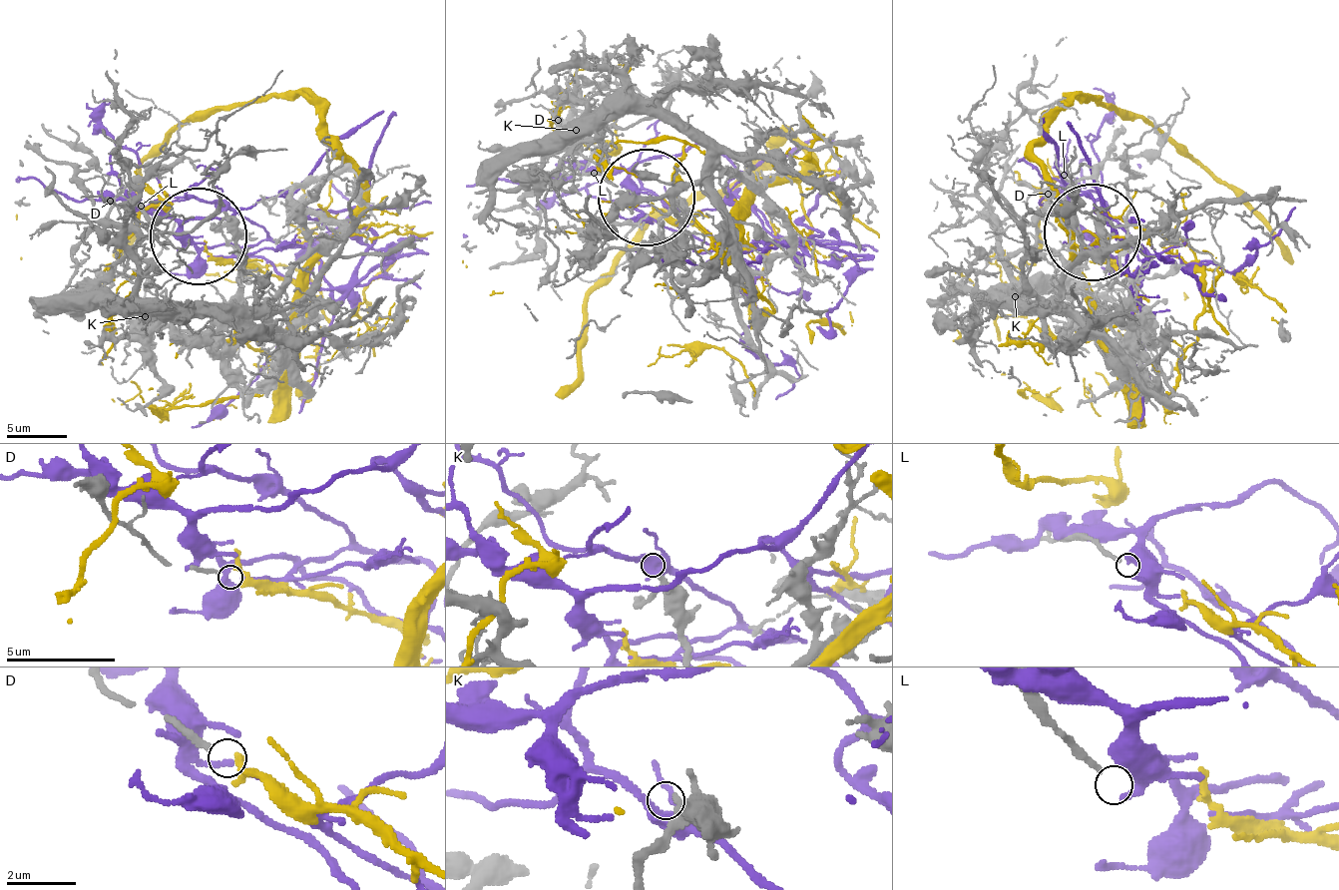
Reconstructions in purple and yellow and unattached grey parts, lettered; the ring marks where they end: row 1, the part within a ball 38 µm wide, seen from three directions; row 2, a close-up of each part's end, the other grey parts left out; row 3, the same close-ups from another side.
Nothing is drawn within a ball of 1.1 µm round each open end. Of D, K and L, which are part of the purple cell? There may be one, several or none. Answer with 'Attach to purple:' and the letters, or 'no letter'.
Attach to purple: D

